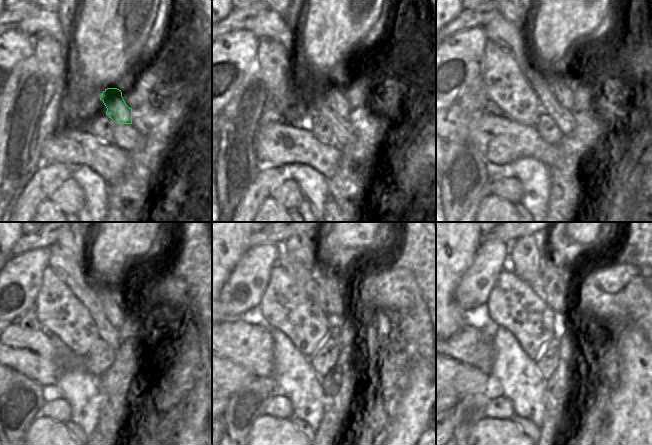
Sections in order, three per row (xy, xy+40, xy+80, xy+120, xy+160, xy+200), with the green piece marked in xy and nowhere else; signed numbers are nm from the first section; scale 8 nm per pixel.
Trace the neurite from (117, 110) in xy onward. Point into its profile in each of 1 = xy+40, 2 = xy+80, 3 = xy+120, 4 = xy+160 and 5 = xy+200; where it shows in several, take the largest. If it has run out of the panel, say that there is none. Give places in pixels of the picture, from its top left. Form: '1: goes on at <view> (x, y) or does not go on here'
1: goes on at xy+40 (337, 100)
2: goes on at xy+80 (559, 76)
3: goes on at xy+120 (107, 290)
4: goes on at xy+160 (331, 278)
5: goes on at xy+200 (555, 264)

